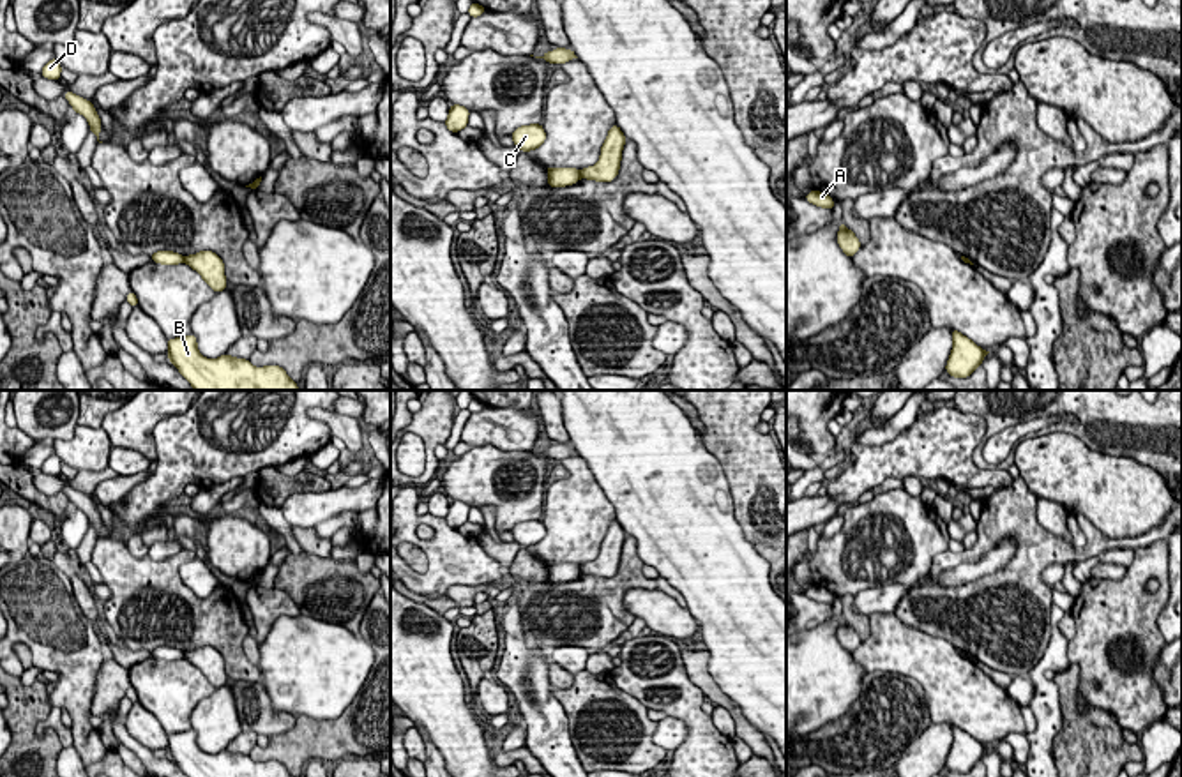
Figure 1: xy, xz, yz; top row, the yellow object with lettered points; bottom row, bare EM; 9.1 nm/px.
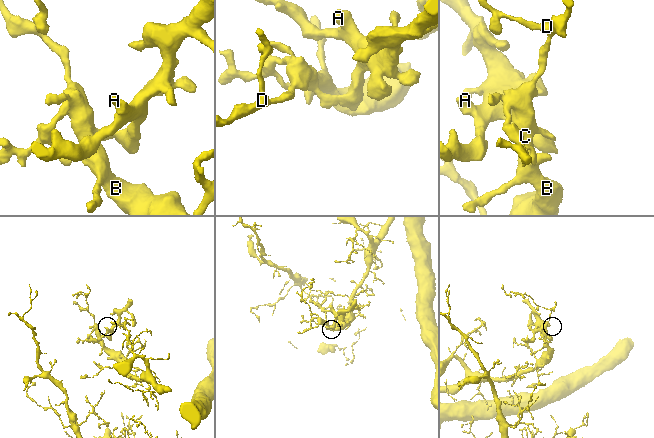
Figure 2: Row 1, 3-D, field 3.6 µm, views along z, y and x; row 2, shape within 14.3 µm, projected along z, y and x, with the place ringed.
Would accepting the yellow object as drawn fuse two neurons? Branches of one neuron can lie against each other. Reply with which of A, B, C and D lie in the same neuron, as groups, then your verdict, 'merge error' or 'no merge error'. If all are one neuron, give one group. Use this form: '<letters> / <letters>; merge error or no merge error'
A / B C D; merge error

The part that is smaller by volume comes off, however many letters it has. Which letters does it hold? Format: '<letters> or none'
A

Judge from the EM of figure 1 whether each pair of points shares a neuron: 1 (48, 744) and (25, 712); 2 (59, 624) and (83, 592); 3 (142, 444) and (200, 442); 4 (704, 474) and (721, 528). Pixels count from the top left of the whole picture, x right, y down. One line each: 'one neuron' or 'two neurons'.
1: one neuron
2: two neurons
3: two neurons
4: one neuron

